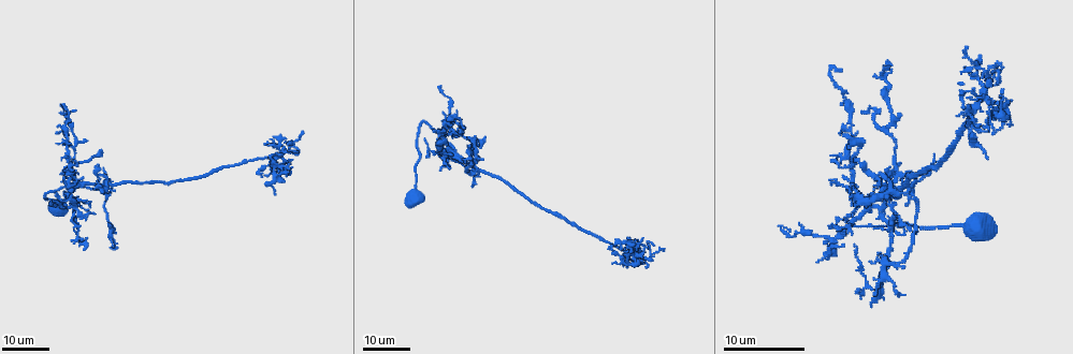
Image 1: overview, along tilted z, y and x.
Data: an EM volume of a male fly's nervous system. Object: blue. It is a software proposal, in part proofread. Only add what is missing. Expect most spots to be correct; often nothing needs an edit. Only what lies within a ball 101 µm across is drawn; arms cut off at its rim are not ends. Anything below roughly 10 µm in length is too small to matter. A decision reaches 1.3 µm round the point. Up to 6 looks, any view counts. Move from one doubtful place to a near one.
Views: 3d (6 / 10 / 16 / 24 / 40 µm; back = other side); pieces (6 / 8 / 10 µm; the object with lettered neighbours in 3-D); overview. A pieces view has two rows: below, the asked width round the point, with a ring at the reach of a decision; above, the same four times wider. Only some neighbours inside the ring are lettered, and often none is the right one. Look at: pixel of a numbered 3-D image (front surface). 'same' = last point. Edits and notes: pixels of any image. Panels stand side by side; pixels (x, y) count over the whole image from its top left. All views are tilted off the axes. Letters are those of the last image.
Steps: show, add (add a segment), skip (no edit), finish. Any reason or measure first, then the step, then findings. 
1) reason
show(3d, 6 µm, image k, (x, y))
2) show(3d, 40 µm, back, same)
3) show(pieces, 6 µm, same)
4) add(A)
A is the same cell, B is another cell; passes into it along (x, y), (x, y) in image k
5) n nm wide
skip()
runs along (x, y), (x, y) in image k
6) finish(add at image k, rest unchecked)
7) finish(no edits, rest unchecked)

long arm stops here
show(3d, 16 µm, image 1, (409, 205))

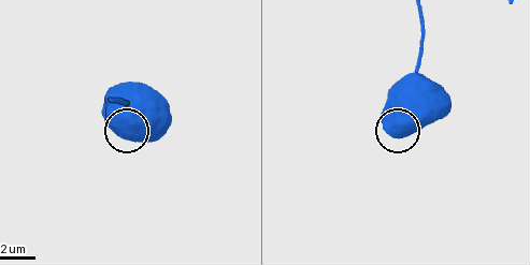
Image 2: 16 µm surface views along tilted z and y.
see the neighbours
show(pieces, 8 µm, image 2, (393, 134))

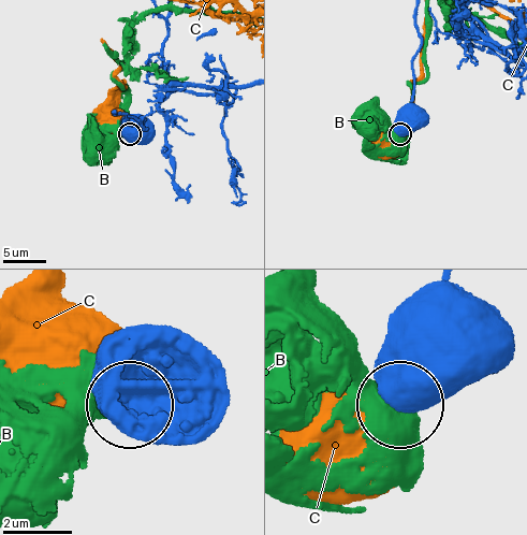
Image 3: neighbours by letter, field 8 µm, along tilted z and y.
skip()
B and C are other cells; none of them fits

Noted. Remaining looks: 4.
branch stops here
show(3d, 24 µm, image 1, (903, 295))

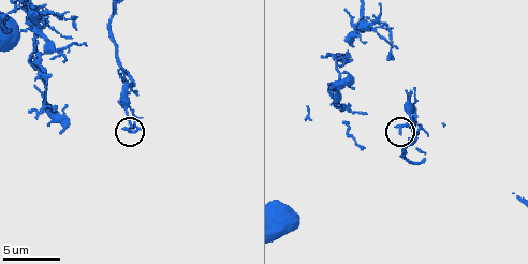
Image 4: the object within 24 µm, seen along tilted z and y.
show(pieces, 8 µm, image 4, (401, 133))

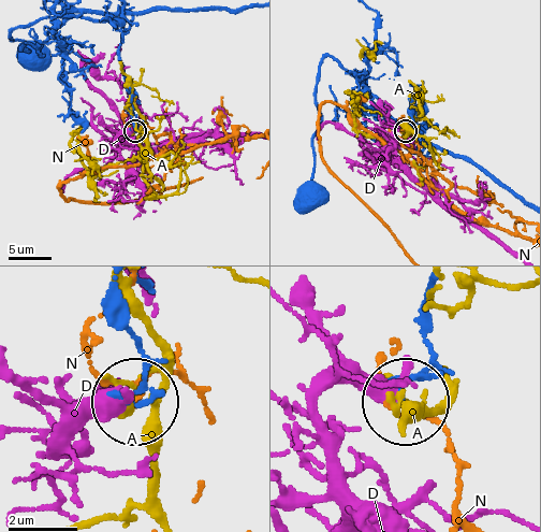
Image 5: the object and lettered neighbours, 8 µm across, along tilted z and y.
skip()
A, D and N are other cells; none of them fits

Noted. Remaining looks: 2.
an open end
show(3d, 24 µm, image 1, (832, 159))

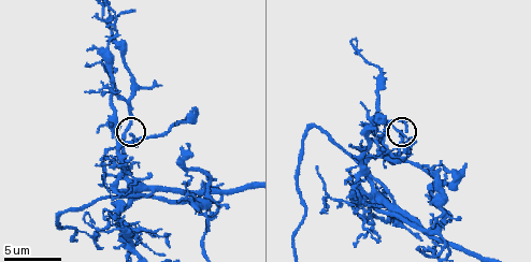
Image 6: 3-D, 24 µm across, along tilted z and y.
show(pieces, 8 µm, image 6, (129, 132))

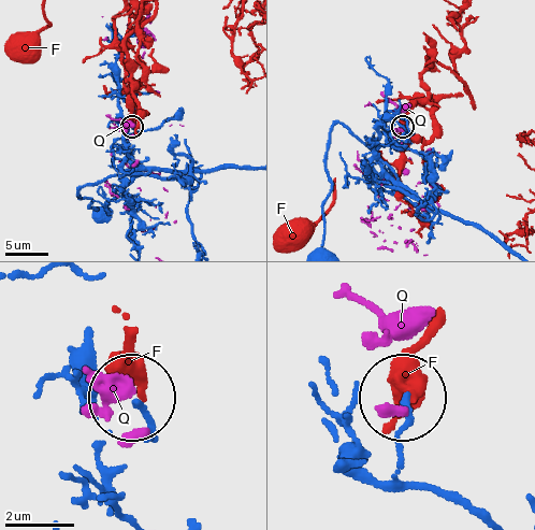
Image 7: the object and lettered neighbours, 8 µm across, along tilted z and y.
skip()
F and Q are other cells; runs along (346, 472), (390, 481), (405, 402) in image 7; no lettered segment goes on from it

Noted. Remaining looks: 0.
finish(no edits, rest unchecked)

